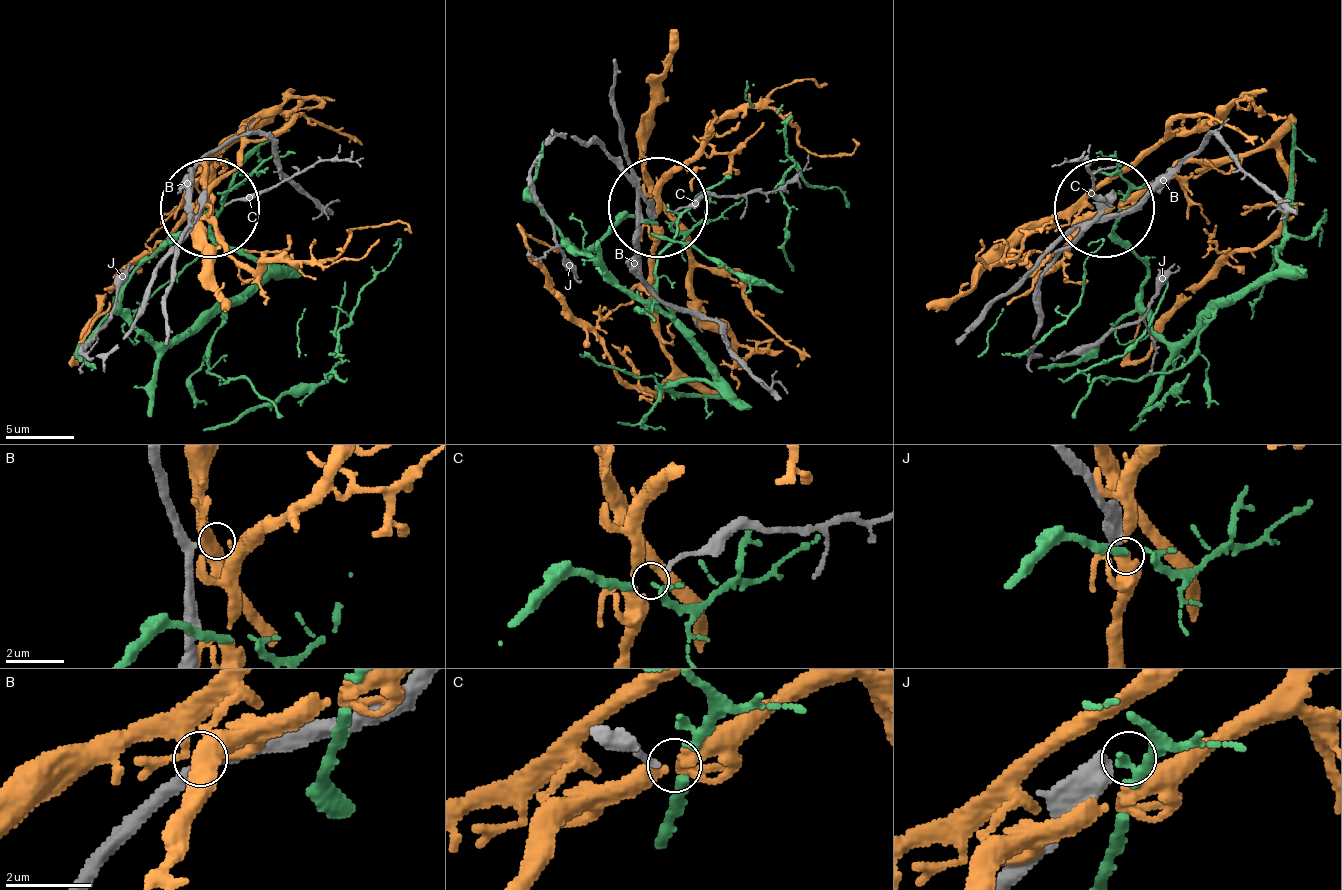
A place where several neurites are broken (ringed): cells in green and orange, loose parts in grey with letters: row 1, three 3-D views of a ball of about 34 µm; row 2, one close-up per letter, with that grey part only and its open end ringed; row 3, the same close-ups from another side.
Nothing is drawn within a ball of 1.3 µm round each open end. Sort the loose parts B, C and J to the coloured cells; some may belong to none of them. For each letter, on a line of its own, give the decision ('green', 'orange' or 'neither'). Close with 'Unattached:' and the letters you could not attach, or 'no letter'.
B: neither
C: green
J: neither
Unattached: B, J

